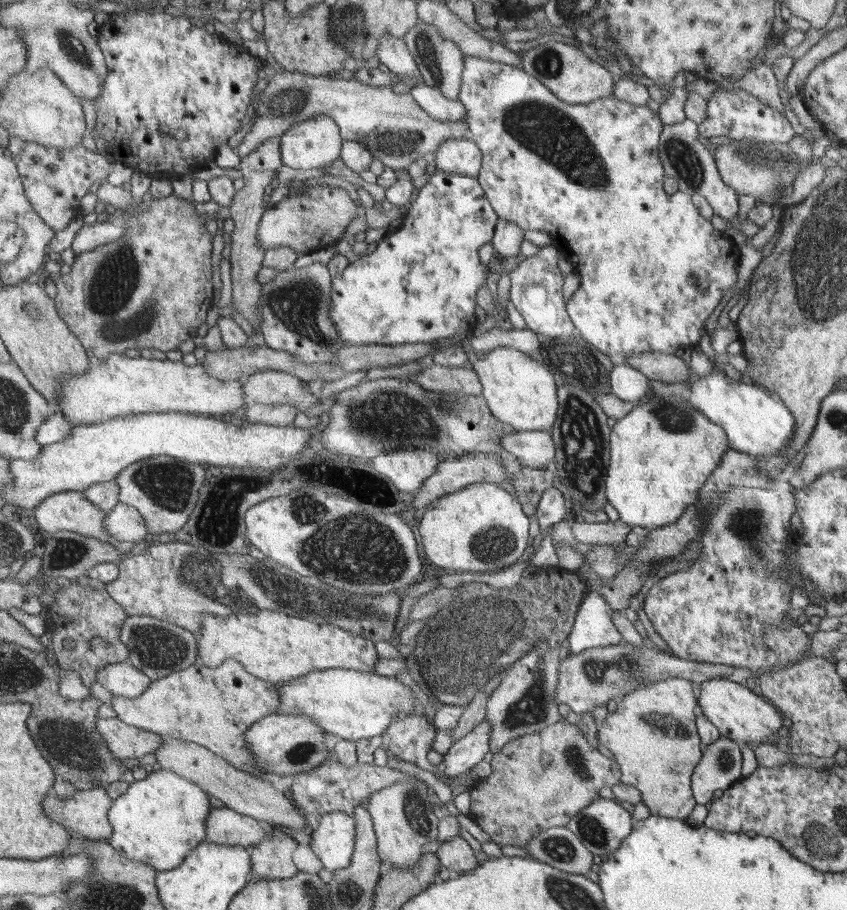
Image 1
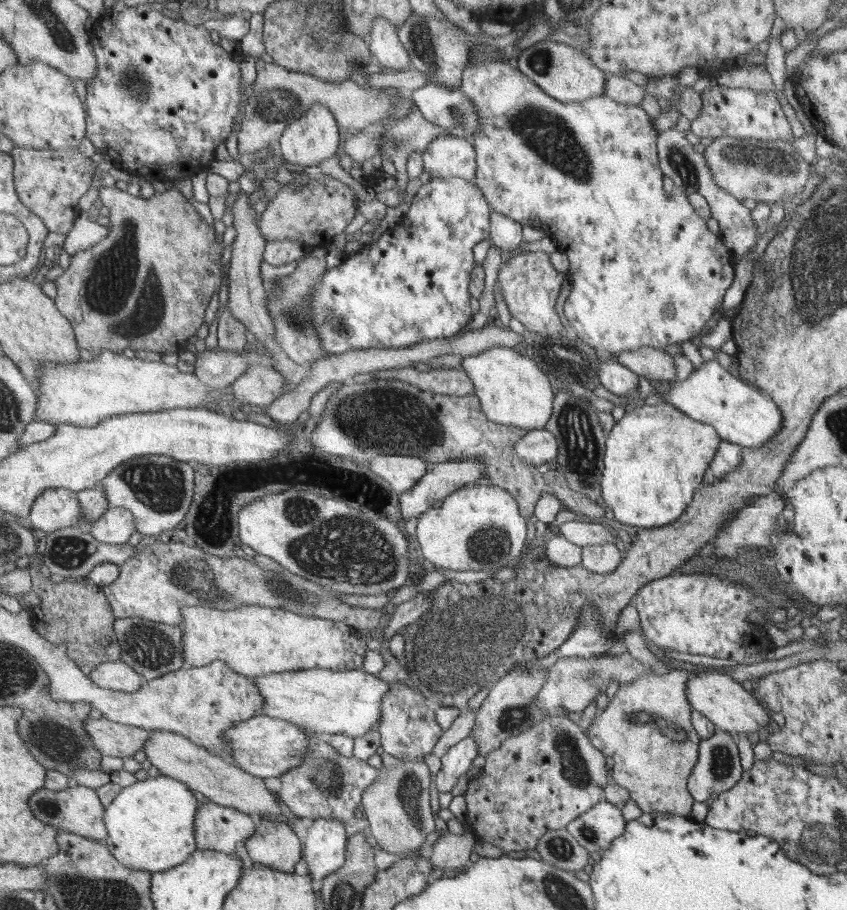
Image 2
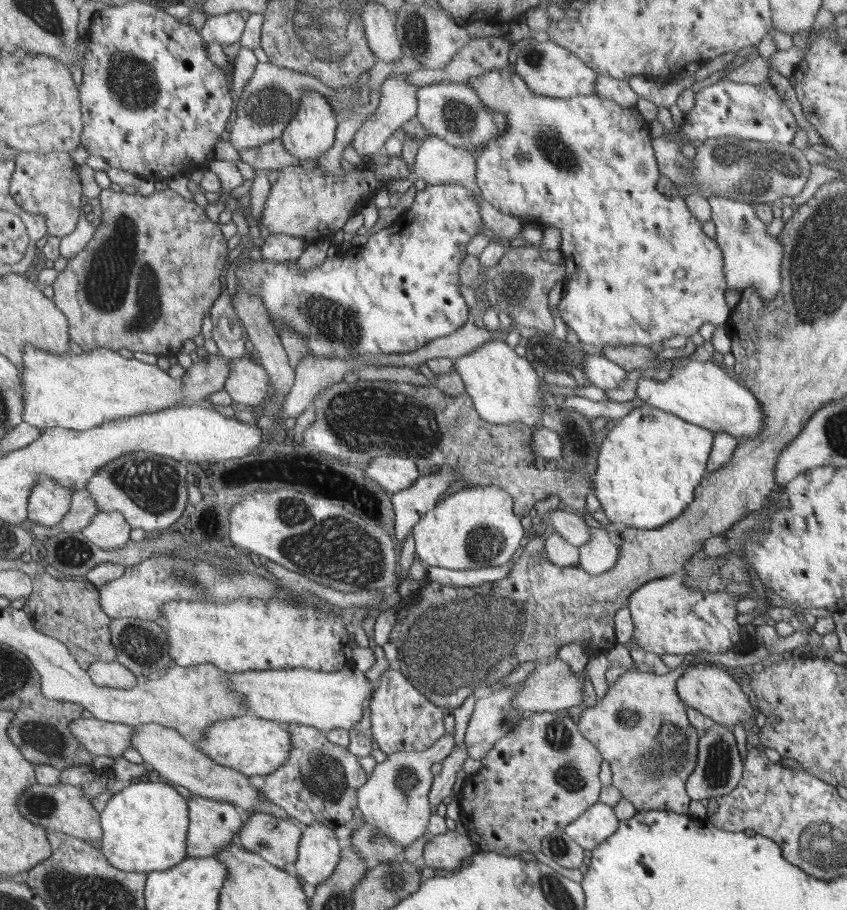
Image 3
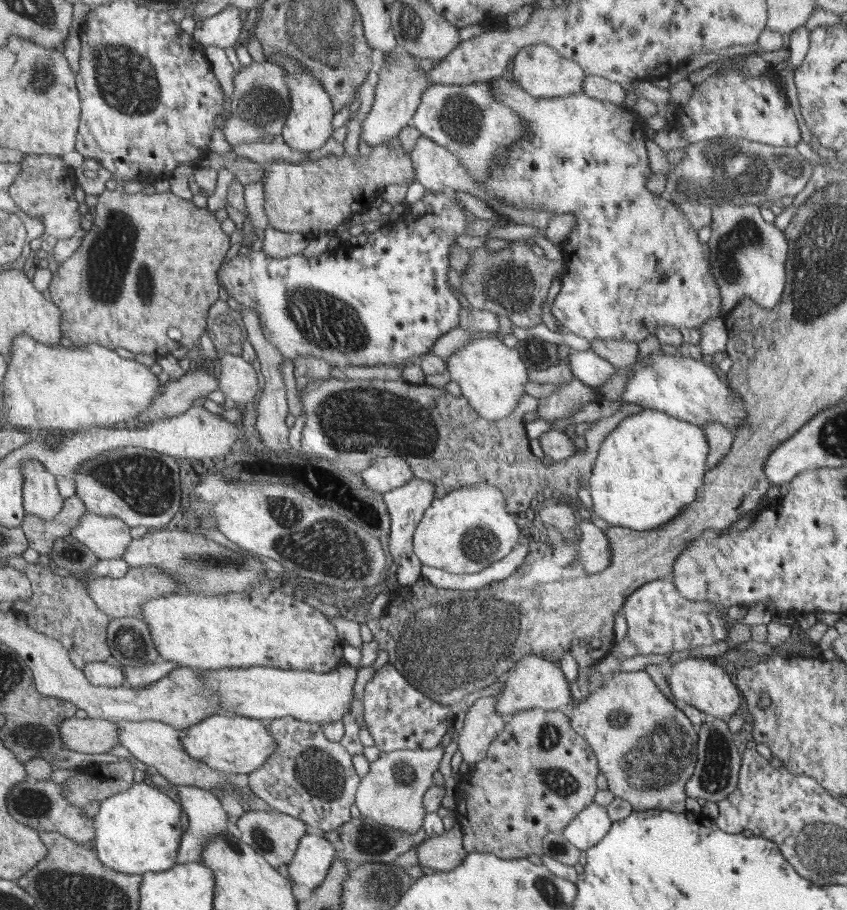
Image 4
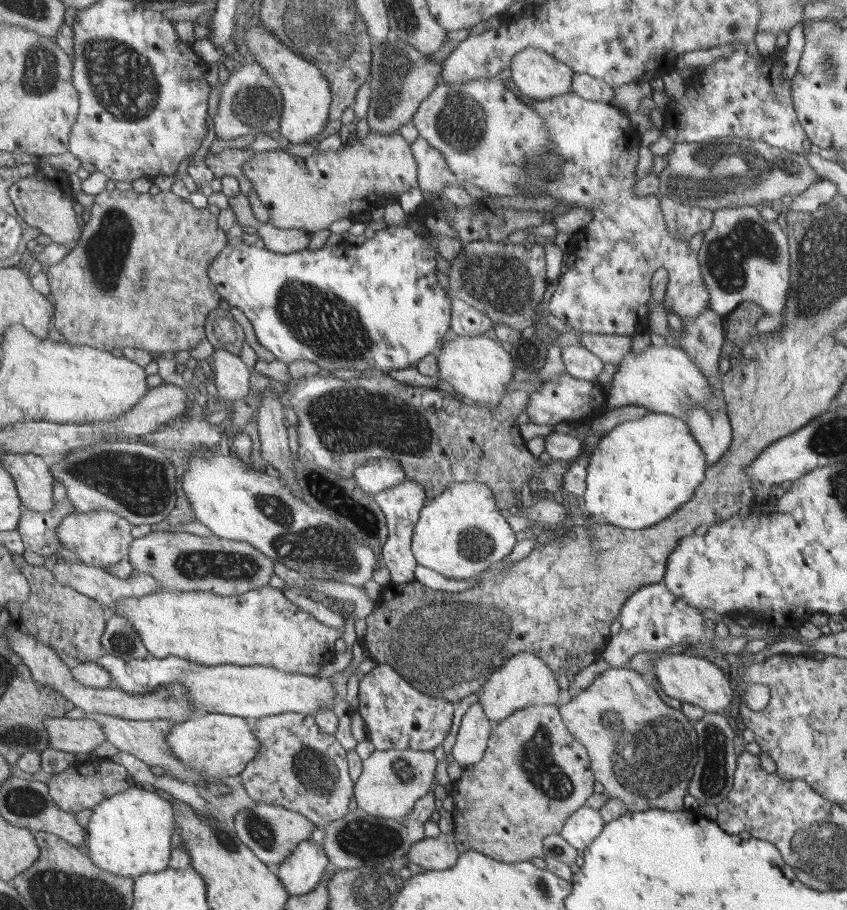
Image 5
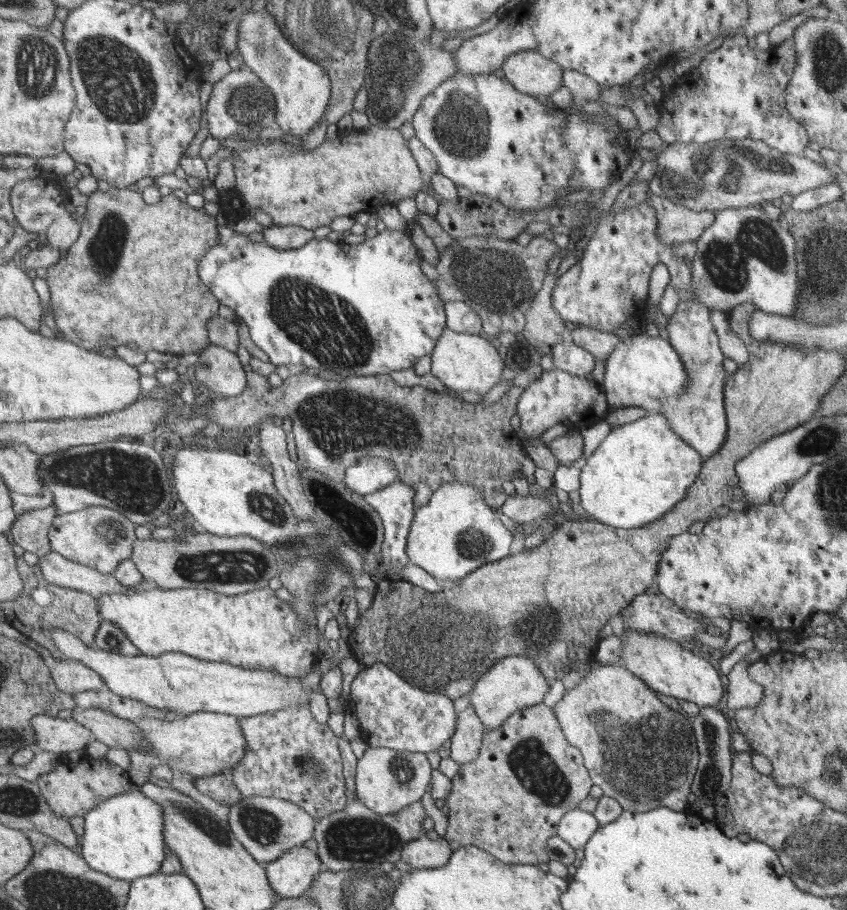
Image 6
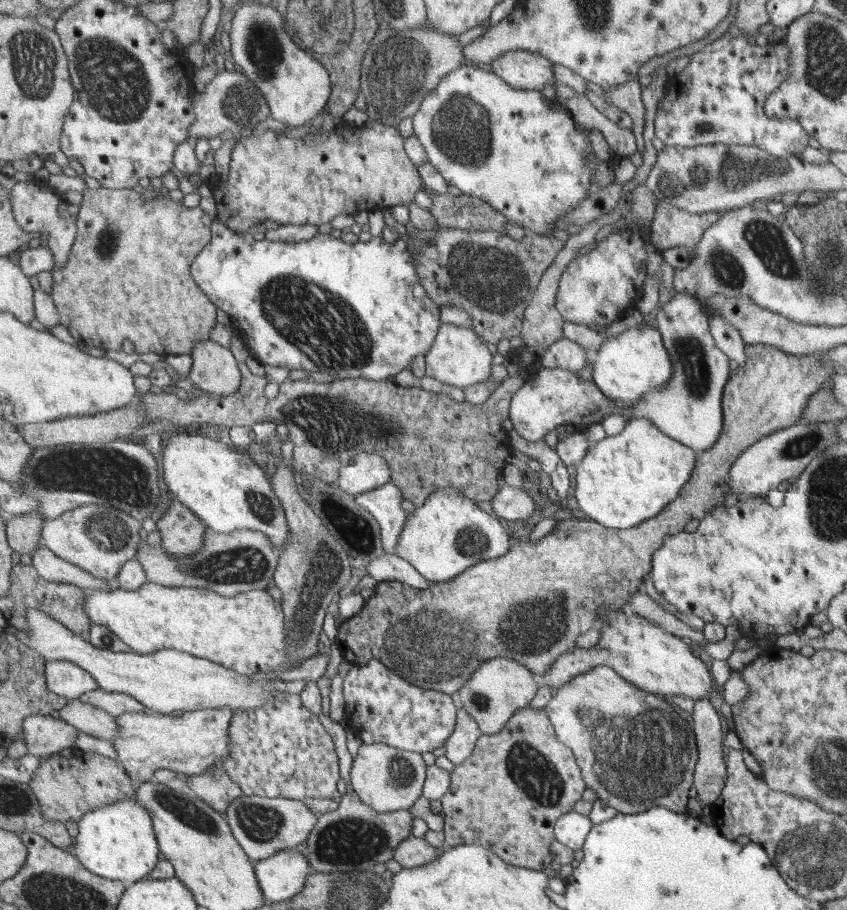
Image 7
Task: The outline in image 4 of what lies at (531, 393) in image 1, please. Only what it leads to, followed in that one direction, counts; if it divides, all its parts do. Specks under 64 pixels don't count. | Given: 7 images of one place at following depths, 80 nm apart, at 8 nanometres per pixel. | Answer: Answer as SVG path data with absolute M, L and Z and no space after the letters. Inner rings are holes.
M500 337L474 340L458 353L446 359L446 376L460 386L461 395L466 396L474 405L480 416L486 420L502 421L512 414L518 400L526 394L525 385L528 382L528 370L518 350L508 348Z

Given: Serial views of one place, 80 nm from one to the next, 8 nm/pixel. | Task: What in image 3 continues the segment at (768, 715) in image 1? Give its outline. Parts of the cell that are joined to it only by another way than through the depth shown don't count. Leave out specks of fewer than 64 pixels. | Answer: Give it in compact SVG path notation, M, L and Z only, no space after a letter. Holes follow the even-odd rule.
M695 662L695 665L688 665L684 674L679 678L679 693L682 700L690 705L690 708L699 710L704 716L712 719L715 723L722 724L728 727L731 731L736 724L743 725L744 722L754 717L756 708L752 708L752 704L748 702L746 694L740 690L740 686L734 682L732 676L728 676L724 669L720 670L720 665L710 664L706 662Z

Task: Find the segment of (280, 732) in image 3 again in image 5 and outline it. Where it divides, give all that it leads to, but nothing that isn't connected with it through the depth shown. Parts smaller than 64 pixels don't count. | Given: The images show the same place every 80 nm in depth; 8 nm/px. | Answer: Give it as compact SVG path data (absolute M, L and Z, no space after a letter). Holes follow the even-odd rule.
M198 713L185 722L174 723L173 728L169 729L167 734L167 745L169 750L172 751L180 761L188 765L191 769L196 769L198 772L210 777L221 776L236 776L240 774L251 760L259 754L261 750L261 742L253 732L252 722L239 716L228 716L226 714L216 713Z

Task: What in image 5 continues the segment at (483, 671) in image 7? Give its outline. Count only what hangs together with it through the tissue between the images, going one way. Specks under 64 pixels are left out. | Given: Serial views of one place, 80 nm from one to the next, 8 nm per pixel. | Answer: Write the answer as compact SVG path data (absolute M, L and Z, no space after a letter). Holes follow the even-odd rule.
M522 653L503 664L498 672L494 672L485 687L480 689L478 702L485 708L487 717L496 724L522 708L534 705L559 706L561 690L557 677L545 660L537 657L534 653Z

